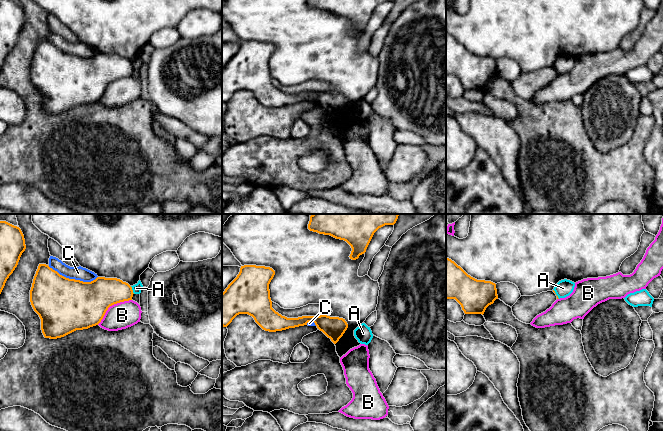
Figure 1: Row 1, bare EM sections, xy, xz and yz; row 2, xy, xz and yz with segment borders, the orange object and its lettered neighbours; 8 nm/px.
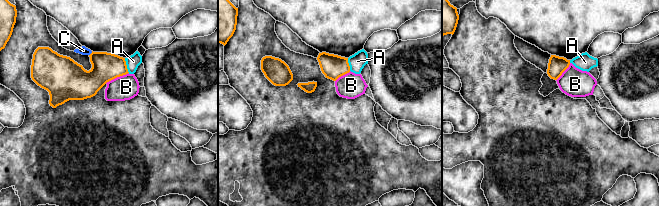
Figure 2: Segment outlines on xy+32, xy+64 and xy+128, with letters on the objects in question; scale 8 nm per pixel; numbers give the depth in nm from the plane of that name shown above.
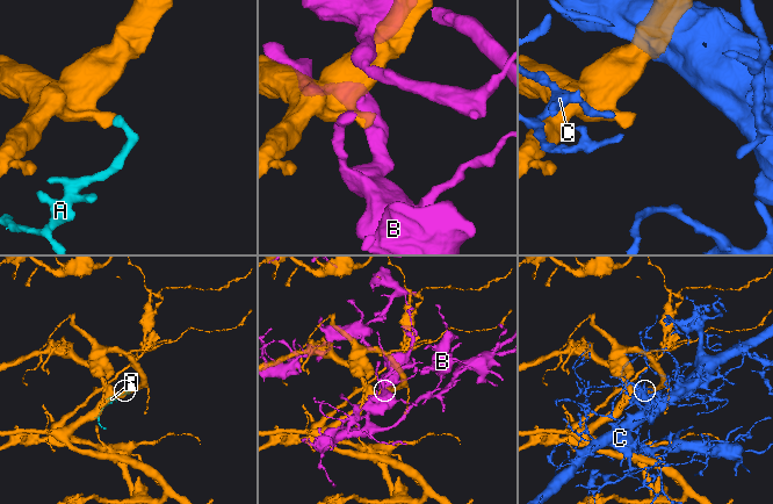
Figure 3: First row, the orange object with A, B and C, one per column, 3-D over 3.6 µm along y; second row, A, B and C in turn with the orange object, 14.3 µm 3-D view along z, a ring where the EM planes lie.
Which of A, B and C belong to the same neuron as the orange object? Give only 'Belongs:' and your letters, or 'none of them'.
Belongs: none of them

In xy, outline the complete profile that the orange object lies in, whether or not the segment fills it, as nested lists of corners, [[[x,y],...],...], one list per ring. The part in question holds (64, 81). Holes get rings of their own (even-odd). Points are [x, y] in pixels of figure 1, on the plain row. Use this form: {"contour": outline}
{"contour": [[[39,40],[30,66],[30,78],[41,95],[45,114],[57,115],[98,101],[108,84],[132,76],[132,63],[117,54],[97,53],[91,58],[69,55],[46,40]]]}

